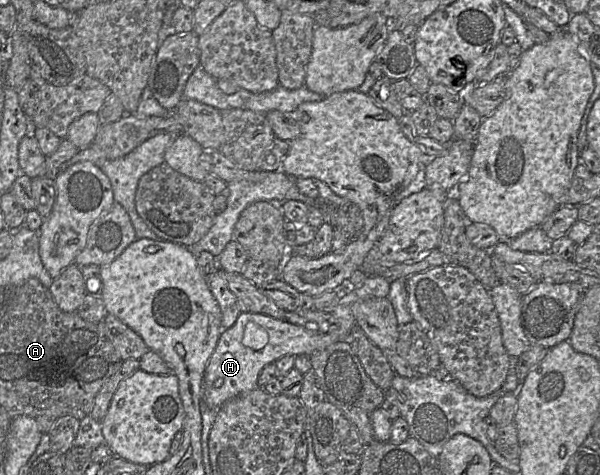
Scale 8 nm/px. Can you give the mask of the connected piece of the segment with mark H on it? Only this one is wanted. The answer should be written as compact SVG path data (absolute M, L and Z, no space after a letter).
M366 277L362 286L355 288L344 297L339 297L337 306L331 312L336 324L329 325L327 333L309 331L304 326L293 325L264 314L241 312L235 323L221 332L209 358L203 374L201 401L211 409L218 409L236 396L260 388L257 381L261 370L279 358L285 355L309 357L315 351L323 350L333 343L348 342L349 334L355 325L352 305L363 298L387 298L390 284L384 277Z

